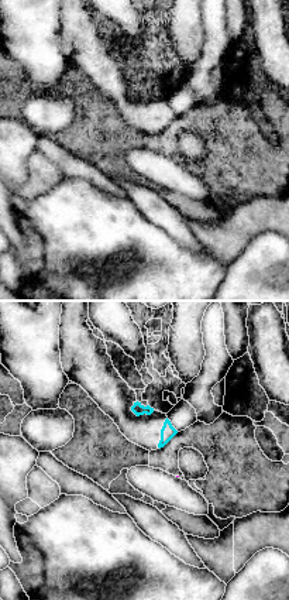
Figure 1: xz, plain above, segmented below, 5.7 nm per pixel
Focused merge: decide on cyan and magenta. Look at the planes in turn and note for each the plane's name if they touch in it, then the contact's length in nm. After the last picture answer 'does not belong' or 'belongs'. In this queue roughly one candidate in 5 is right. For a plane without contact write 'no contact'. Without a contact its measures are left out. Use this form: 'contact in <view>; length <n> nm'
no contact

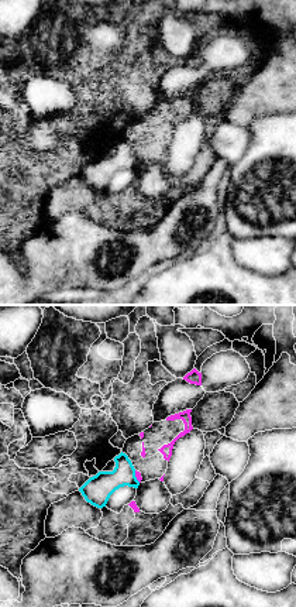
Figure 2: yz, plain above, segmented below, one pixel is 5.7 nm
contact in yz; length 80 nm

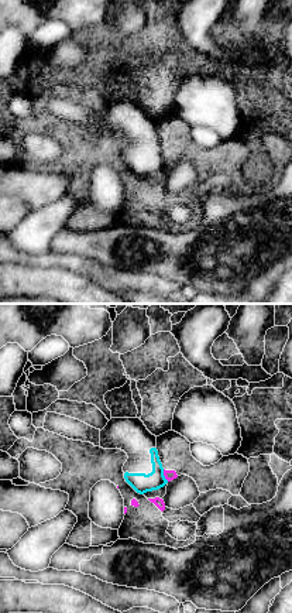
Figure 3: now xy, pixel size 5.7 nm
contact in xy; length 80 nm

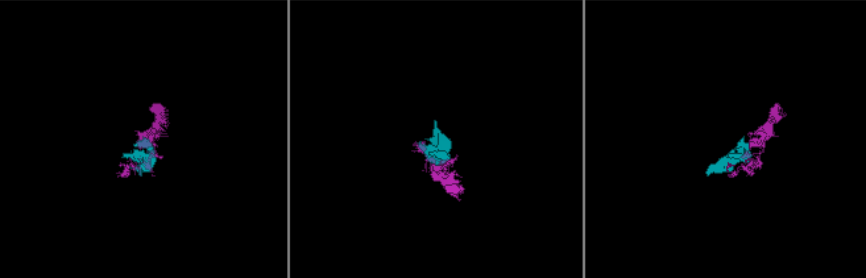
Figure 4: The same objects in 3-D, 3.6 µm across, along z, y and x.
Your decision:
does not belong

